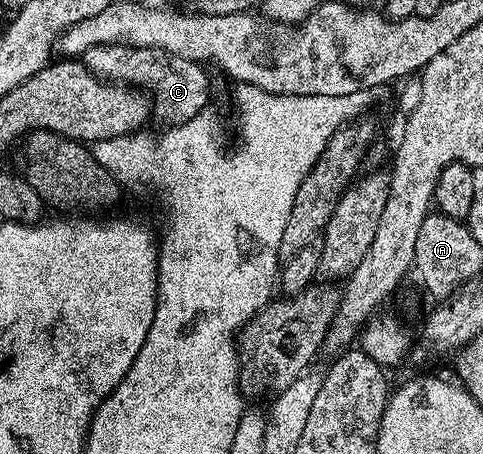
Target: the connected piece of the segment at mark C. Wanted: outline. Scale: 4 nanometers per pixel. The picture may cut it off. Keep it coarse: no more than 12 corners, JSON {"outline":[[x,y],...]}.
{"outline":[[88,48],[93,75],[150,96],[163,125],[208,104],[201,64],[156,48]]}

